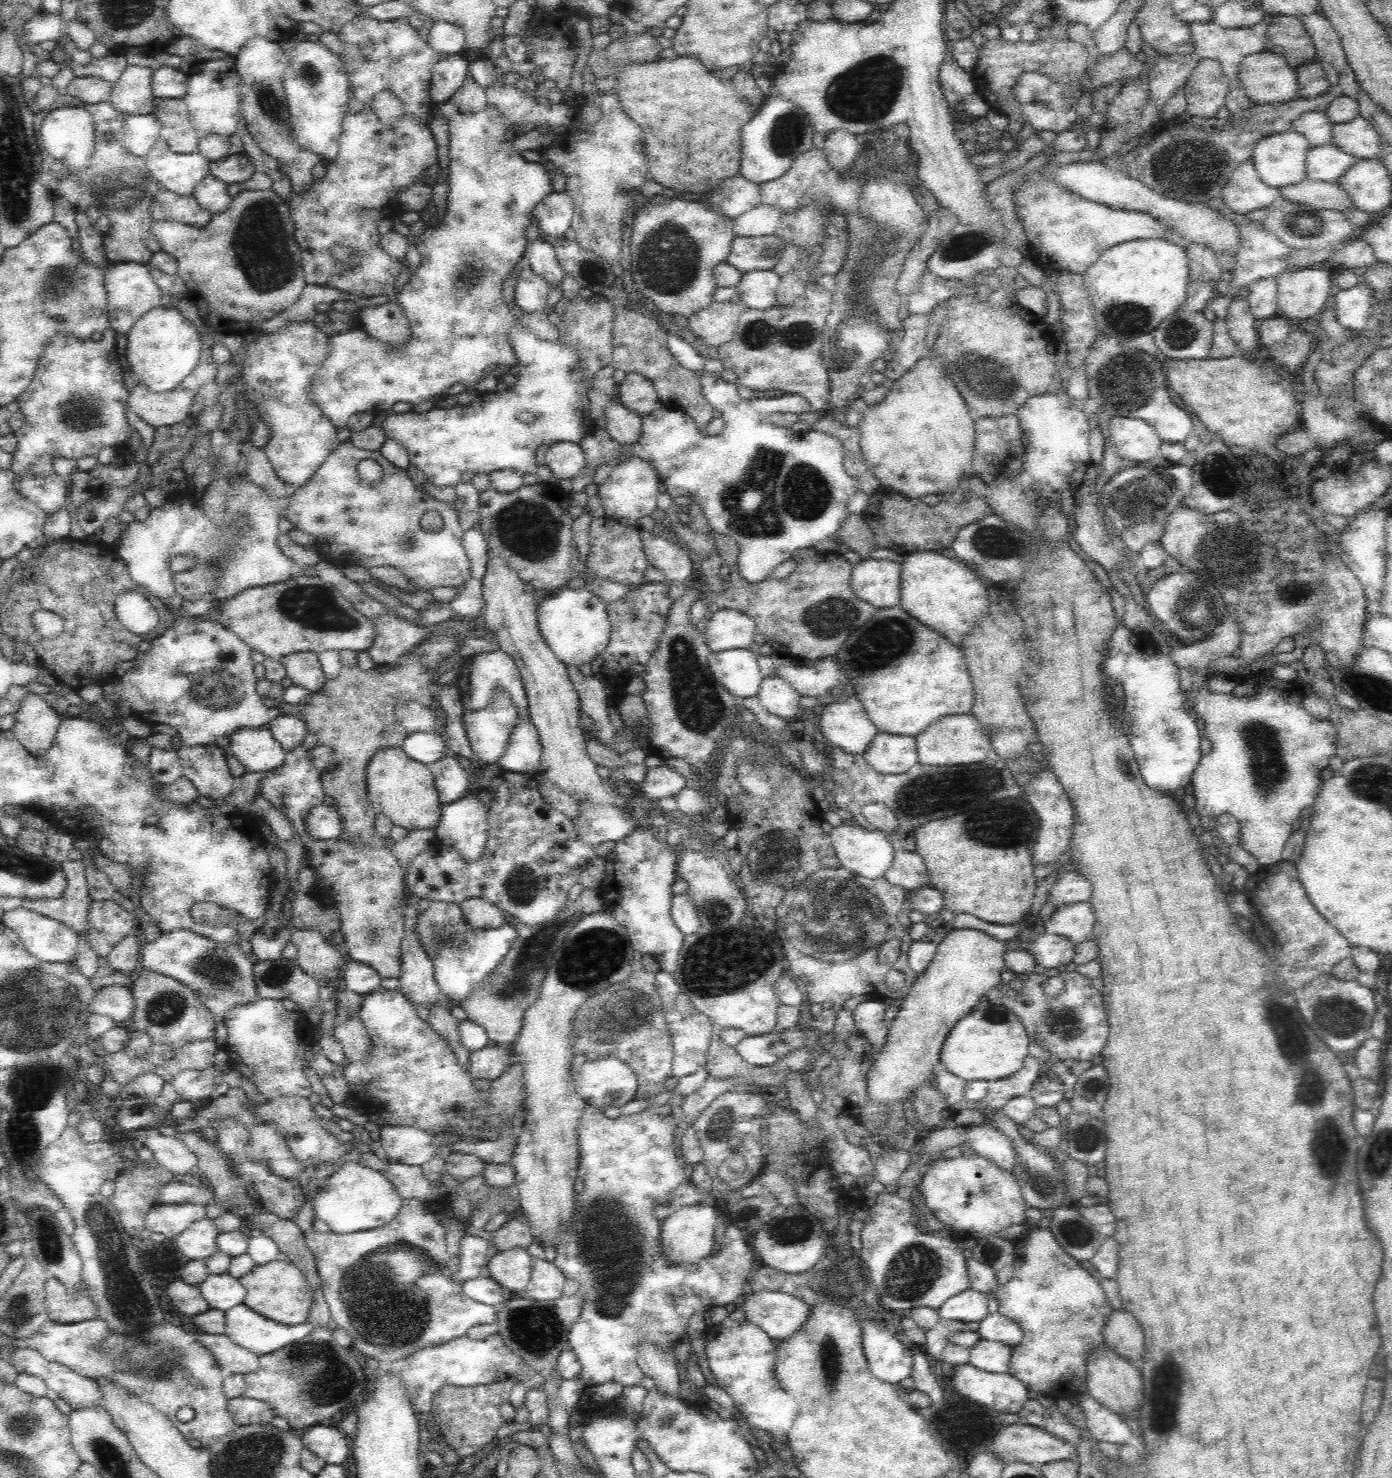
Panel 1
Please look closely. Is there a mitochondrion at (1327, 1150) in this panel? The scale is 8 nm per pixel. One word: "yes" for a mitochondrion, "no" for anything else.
yes

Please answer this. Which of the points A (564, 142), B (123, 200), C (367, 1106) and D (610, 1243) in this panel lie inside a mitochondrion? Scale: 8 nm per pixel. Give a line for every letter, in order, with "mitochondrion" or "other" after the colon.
A: other
B: mitochondrion
C: other
D: mitochondrion

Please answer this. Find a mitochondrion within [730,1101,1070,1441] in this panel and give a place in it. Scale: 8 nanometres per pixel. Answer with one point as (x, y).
(909, 1275)

